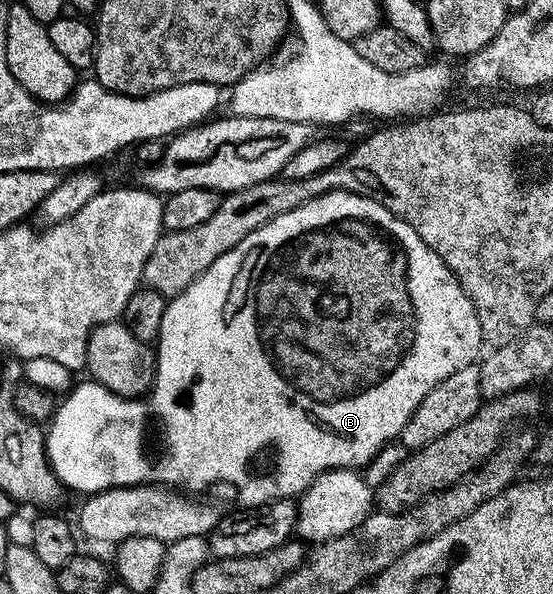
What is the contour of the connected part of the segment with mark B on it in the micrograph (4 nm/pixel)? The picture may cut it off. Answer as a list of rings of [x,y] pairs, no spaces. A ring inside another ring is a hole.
[[[329,192],[312,202],[308,202],[304,206],[300,206],[296,210],[288,210],[288,214],[280,214],[276,218],[272,218],[264,226],[252,230],[252,234],[248,234],[244,238],[244,242],[240,242],[240,246],[232,246],[232,250],[228,250],[228,254],[220,254],[220,258],[216,258],[216,262],[212,262],[212,266],[208,266],[208,270],[204,270],[204,274],[196,277],[181,294],[173,297],[167,303],[164,310],[164,322],[160,322],[160,334],[156,341],[155,377],[153,384],[145,395],[141,398],[130,399],[124,396],[117,396],[117,394],[113,393],[112,390],[106,389],[102,384],[95,382],[87,382],[88,384],[75,383],[65,397],[67,400],[63,404],[61,401],[55,407],[54,415],[48,424],[50,429],[48,427],[45,429],[46,456],[50,459],[50,469],[58,476],[58,480],[67,489],[71,488],[74,492],[82,492],[81,494],[103,492],[109,488],[132,488],[139,484],[169,486],[174,490],[187,488],[187,490],[182,490],[190,494],[198,494],[194,492],[202,492],[209,484],[218,484],[223,480],[226,484],[235,484],[238,487],[238,500],[242,503],[239,505],[243,509],[259,508],[261,504],[267,504],[273,500],[297,497],[305,492],[310,487],[310,484],[323,472],[334,469],[361,469],[385,444],[397,441],[401,437],[408,418],[412,418],[416,406],[420,406],[420,402],[424,402],[424,394],[428,394],[428,390],[432,390],[432,386],[444,382],[444,378],[448,378],[448,374],[456,374],[456,370],[464,370],[464,366],[475,363],[479,359],[478,351],[481,348],[484,348],[484,341],[482,339],[482,331],[480,330],[480,322],[476,318],[476,310],[472,306],[472,302],[464,294],[460,282],[450,273],[448,266],[444,266],[444,262],[440,257],[428,246],[424,246],[420,234],[416,234],[416,230],[412,230],[412,226],[408,226],[408,222],[396,218],[384,206],[380,206],[380,202],[376,202],[372,198],[364,198],[351,192]],[[258,448],[262,448],[262,464],[258,464],[258,460],[254,460],[254,456],[258,456]]]

